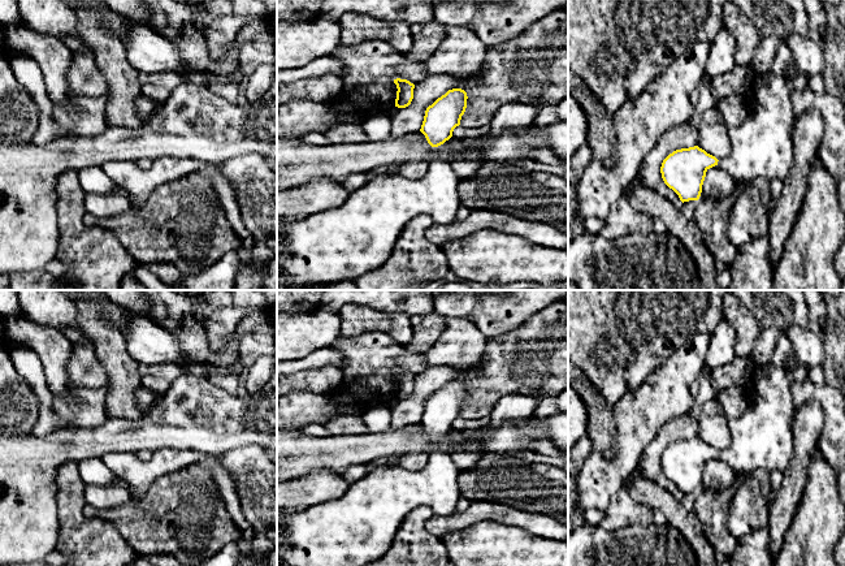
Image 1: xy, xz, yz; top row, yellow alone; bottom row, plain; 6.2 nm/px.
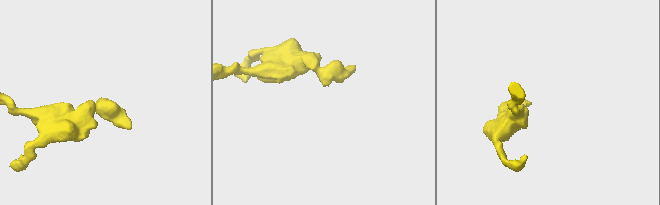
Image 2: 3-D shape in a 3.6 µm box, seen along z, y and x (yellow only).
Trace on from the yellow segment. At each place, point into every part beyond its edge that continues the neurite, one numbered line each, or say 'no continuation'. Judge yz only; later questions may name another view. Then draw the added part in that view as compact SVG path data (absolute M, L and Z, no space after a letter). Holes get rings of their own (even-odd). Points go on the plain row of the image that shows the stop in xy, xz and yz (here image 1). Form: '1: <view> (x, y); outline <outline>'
1: yz (761, 437); outline M783 333L768 363L753 367L745 386L745 412L729 420L731 446L719 451L734 471L753 472L764 468L785 472L793 455L792 388L807 377L807 370L786 367L793 345Z

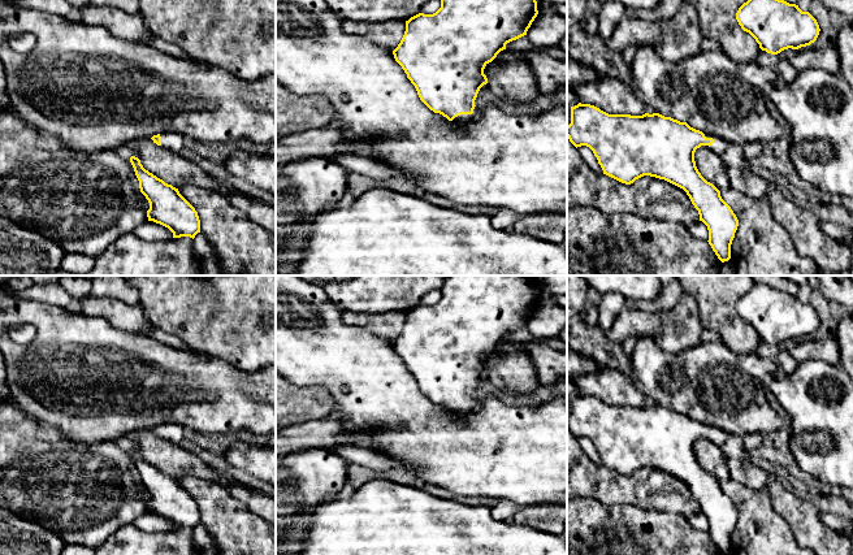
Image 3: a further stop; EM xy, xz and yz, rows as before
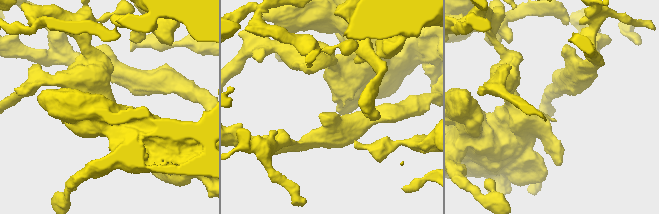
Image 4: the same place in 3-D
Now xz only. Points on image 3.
1: xz (462, 411); outline M475 398L472 406L460 406L460 407L455 408L451 412L451 415L455 417L459 417L459 419L466 417L476 408L477 403L479 403L479 400L477 400L477 398Z

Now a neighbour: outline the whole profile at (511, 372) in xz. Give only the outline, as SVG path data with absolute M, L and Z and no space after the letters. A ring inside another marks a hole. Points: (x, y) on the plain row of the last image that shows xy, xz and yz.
M508 341L501 342L492 354L486 355L484 365L498 393L525 400L540 386L528 354L515 351Z

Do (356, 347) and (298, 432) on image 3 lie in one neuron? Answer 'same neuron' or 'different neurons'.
different neurons

